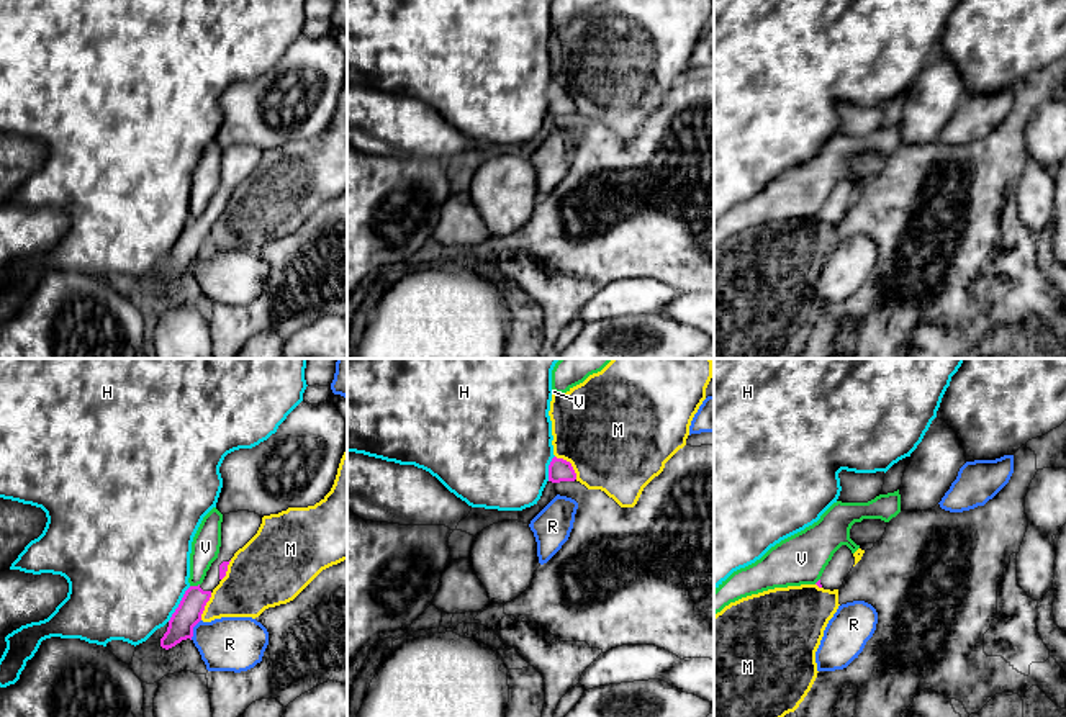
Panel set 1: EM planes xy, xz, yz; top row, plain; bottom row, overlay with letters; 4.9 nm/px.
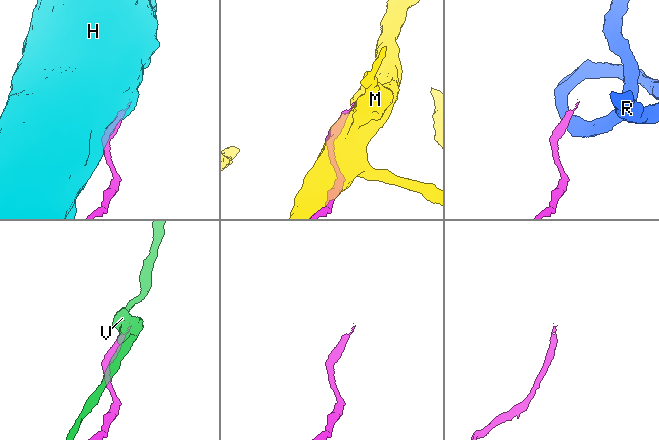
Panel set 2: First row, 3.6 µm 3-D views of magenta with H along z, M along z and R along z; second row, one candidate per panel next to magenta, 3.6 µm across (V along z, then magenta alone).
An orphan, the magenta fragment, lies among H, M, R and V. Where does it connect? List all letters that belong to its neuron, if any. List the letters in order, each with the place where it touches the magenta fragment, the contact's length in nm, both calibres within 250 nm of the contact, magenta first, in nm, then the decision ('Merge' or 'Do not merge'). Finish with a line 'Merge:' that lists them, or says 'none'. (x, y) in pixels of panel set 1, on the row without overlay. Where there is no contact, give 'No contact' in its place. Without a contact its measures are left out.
H: Touches magenta at xy (179, 238). Shared border 200 nm. Thickness 130 nm (magenta) against 500 nm. Do not merge
M: Touches magenta at xz (570, 97). Shared border 160 nm. Thickness 110 nm (magenta) against 500 nm. Do not merge
R: Touches magenta at xy (192, 262). Shared border 120 nm. Thickness 130 nm (magenta) against 280 nm. Do not merge
V: Touches magenta at xy (194, 220). Shared border 50 nm. Thickness 130 nm (magenta) against 140 nm. Do not merge
Merge: none

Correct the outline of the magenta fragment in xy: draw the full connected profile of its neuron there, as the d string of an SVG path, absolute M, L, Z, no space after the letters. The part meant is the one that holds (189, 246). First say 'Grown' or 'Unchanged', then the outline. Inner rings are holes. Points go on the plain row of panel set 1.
Grown. M237 144L223 149L218 192L211 196L203 216L190 219L185 224L178 241L169 254L167 265L160 272L162 282L169 283L182 273L192 273L193 260L201 254L201 247L213 223L226 210L231 192L257 167L260 157L262 151L249 144Z

